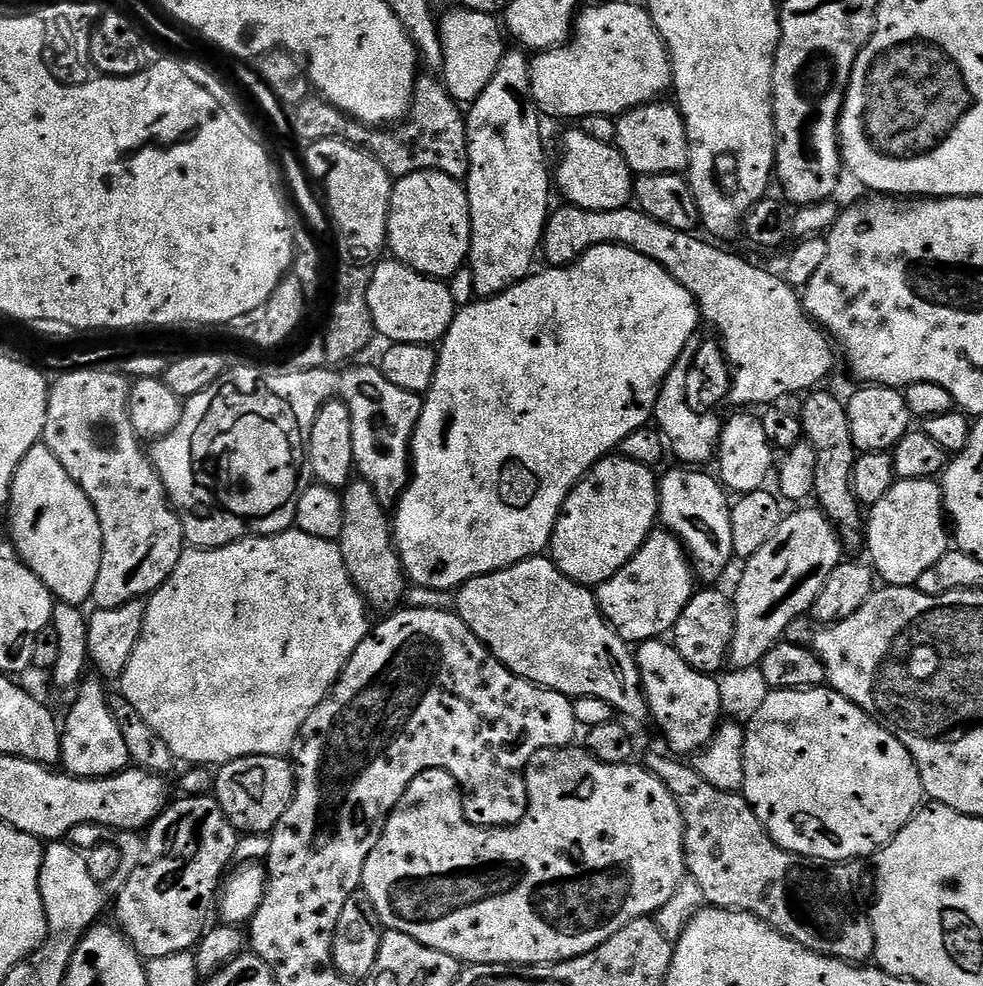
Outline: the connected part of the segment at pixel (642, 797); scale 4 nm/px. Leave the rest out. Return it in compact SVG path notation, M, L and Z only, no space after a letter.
M583 747L547 748L534 758L530 758L526 779L528 781L528 809L513 828L475 828L464 811L462 789L453 776L446 770L435 768L426 770L406 786L406 794L398 802L398 806L389 814L386 826L382 830L382 838L378 838L378 846L370 850L370 858L366 858L366 866L360 879L362 891L370 898L381 925L385 929L402 934L410 934L422 946L430 946L434 950L442 950L442 954L450 954L465 965L474 964L557 964L563 960L573 960L606 942L622 926L634 922L643 916L651 917L659 908L670 902L674 890L686 878L684 867L684 823L678 810L678 802L674 802L674 794L666 790L666 786L647 767L626 764L607 764L596 759Z

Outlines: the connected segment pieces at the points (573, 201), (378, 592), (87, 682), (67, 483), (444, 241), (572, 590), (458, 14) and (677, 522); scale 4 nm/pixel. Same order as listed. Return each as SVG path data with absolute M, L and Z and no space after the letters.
M578 126L573 127L573 132L564 136L564 145L560 148L560 165L554 168L554 184L565 196L567 203L574 208L590 210L591 212L605 212L606 210L618 210L629 207L634 200L634 173L631 166L626 162L624 155L615 144L598 142L590 138Z
M353 479L342 492L342 534L338 543L346 570L365 605L373 613L392 614L405 603L404 591L410 588L410 581L404 574L400 552L394 543L392 520L389 513L387 516L384 512L387 512L386 505L378 502L378 494L374 494L370 482Z
M85 679L75 689L76 701L73 702L68 717L62 720L60 733L60 764L63 771L83 780L117 776L130 764L126 742L118 730L116 715L112 713L109 693L104 693L105 685L99 679L96 680Z
M43 442L34 447L22 458L12 483L12 544L15 555L47 588L52 591L57 601L65 604L84 606L92 599L94 582L98 582L98 566L102 566L102 526L98 522L98 514L90 502L90 498L66 474L62 462L54 458L54 454Z
M415 172L409 176L401 176L393 183L386 248L395 259L401 260L418 274L447 282L456 271L465 267L471 245L470 206L465 185L461 181L441 172Z
M531 556L509 568L475 576L460 585L455 593L454 611L484 645L510 669L515 676L526 678L543 688L561 692L563 696L593 696L611 704L621 717L629 721L649 715L644 686L640 683L640 668L633 649L608 625L595 595L585 585L564 575L551 559Z
M458 8L444 18L442 16L438 27L443 46L442 80L445 88L456 103L471 104L490 84L498 63L504 57L506 45L501 23L491 13Z
M692 466L675 467L670 469L665 476L661 475L658 480L660 490L660 514L658 520L667 531L678 537L680 543L684 545L695 579L697 581L705 580L703 582L705 585L712 586L717 583L715 580L722 579L724 571L731 564L734 564L734 533L732 527L730 527L730 514L732 513L730 496L723 483L713 473L712 477L708 470L697 470Z

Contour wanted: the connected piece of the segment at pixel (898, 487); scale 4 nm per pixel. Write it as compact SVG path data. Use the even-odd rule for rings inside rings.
M935 479L931 480L897 480L892 489L876 504L871 505L866 516L866 549L877 577L885 585L894 588L910 588L922 578L925 570L930 570L938 558L942 558L950 550L950 532L944 529L946 509L944 493Z

